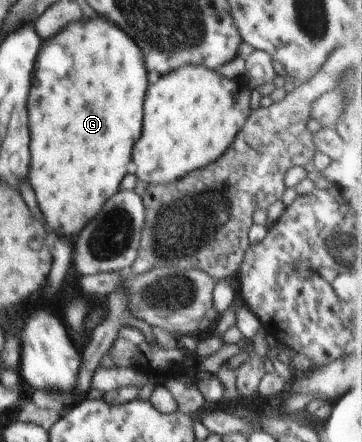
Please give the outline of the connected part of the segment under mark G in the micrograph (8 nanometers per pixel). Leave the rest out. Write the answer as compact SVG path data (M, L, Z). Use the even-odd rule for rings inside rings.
M96 16L92 20L80 20L80 22L70 22L60 36L56 34L50 40L42 42L38 60L36 60L36 72L32 76L32 88L30 88L30 96L28 96L28 114L30 114L30 154L32 154L32 164L30 164L30 184L36 192L36 200L40 206L40 212L44 216L44 220L48 222L48 226L54 228L54 232L58 232L62 238L74 238L77 234L90 222L98 216L100 208L104 206L104 202L118 190L120 180L126 176L128 172L128 164L130 164L130 154L132 148L136 144L136 140L140 138L140 130L142 130L142 100L146 94L146 86L148 86L148 74L146 74L146 66L144 66L144 54L142 50L136 46L136 42L120 28L116 28L116 24Z

